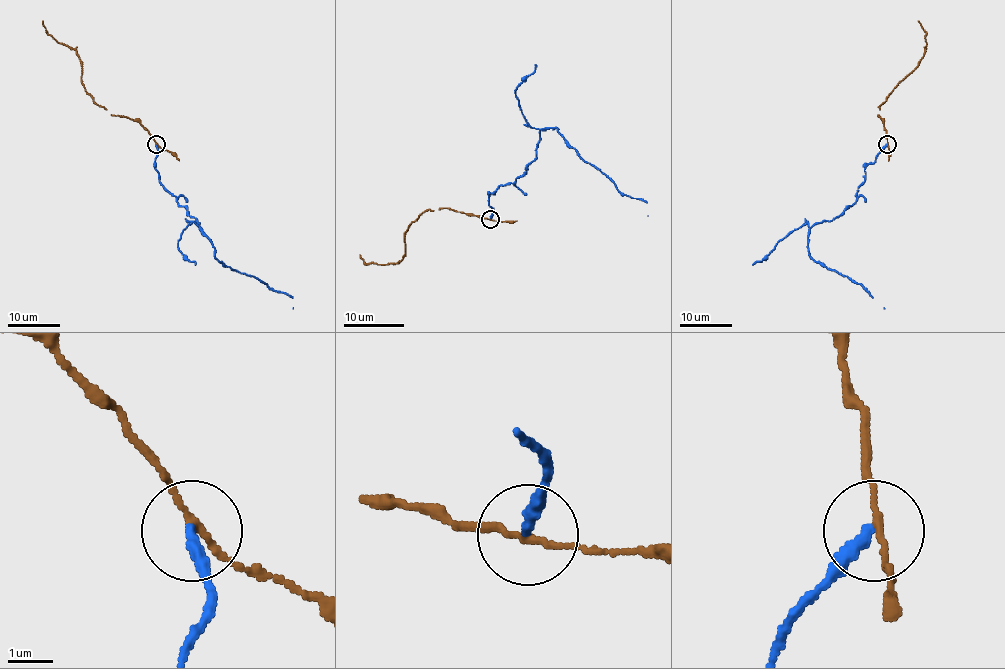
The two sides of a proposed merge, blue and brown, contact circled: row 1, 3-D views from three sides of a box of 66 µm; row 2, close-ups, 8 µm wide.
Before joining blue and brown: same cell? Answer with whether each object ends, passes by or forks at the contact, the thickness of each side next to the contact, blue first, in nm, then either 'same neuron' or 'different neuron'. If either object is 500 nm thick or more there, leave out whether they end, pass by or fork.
blue ends | brown passes by | 280/140 nm | different neuron

